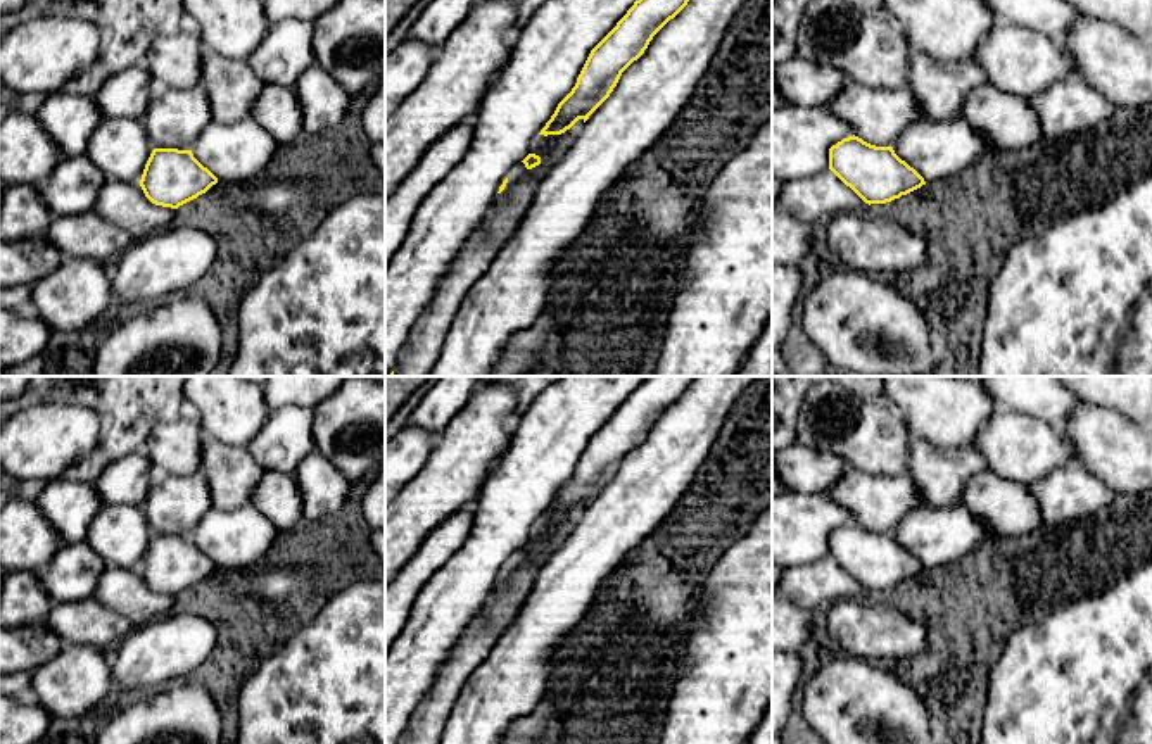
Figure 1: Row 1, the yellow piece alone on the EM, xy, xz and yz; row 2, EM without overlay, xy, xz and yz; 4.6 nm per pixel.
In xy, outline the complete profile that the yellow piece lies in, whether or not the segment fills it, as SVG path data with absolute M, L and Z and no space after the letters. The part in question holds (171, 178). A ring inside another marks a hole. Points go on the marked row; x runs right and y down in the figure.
M154 148L140 180L152 204L171 209L197 199L216 183L218 178L193 157L192 150L178 148Z

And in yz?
M855 135L829 148L829 169L869 205L891 202L926 185L893 147L876 147Z

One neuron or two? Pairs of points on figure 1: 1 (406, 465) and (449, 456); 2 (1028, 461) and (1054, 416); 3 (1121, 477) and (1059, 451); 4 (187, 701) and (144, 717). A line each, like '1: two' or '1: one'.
1: two
2: two
3: two
4: one

